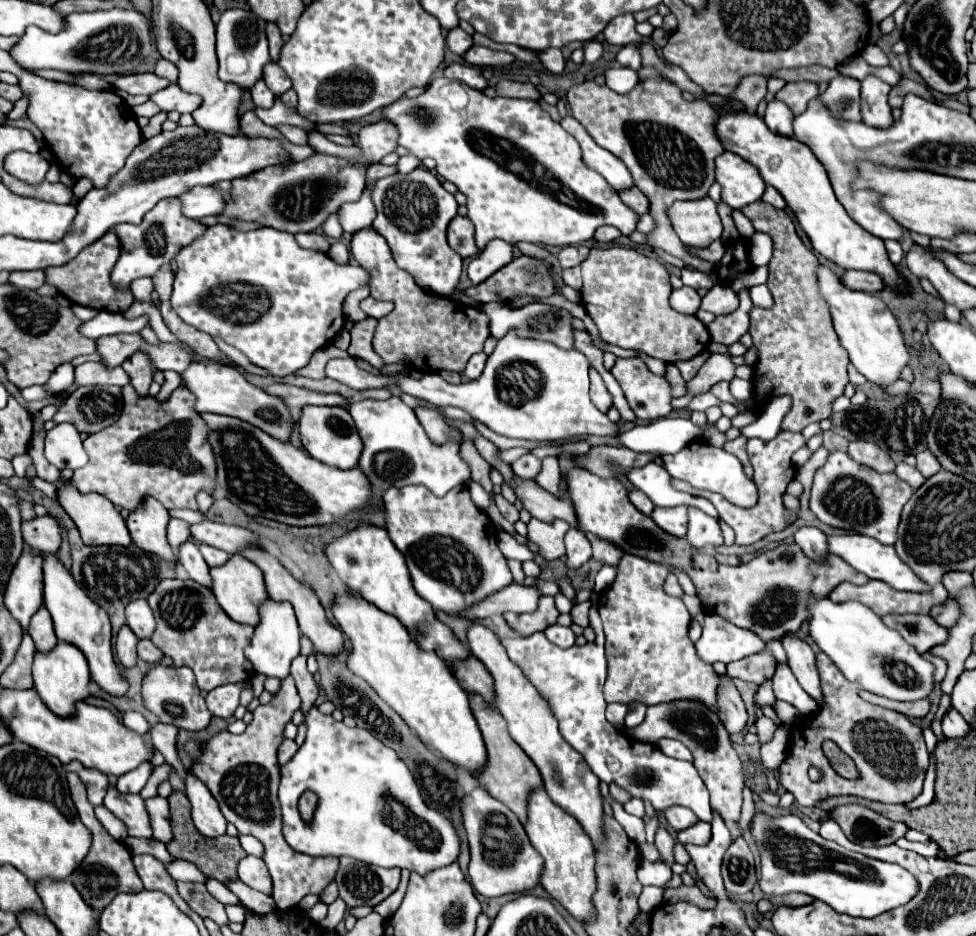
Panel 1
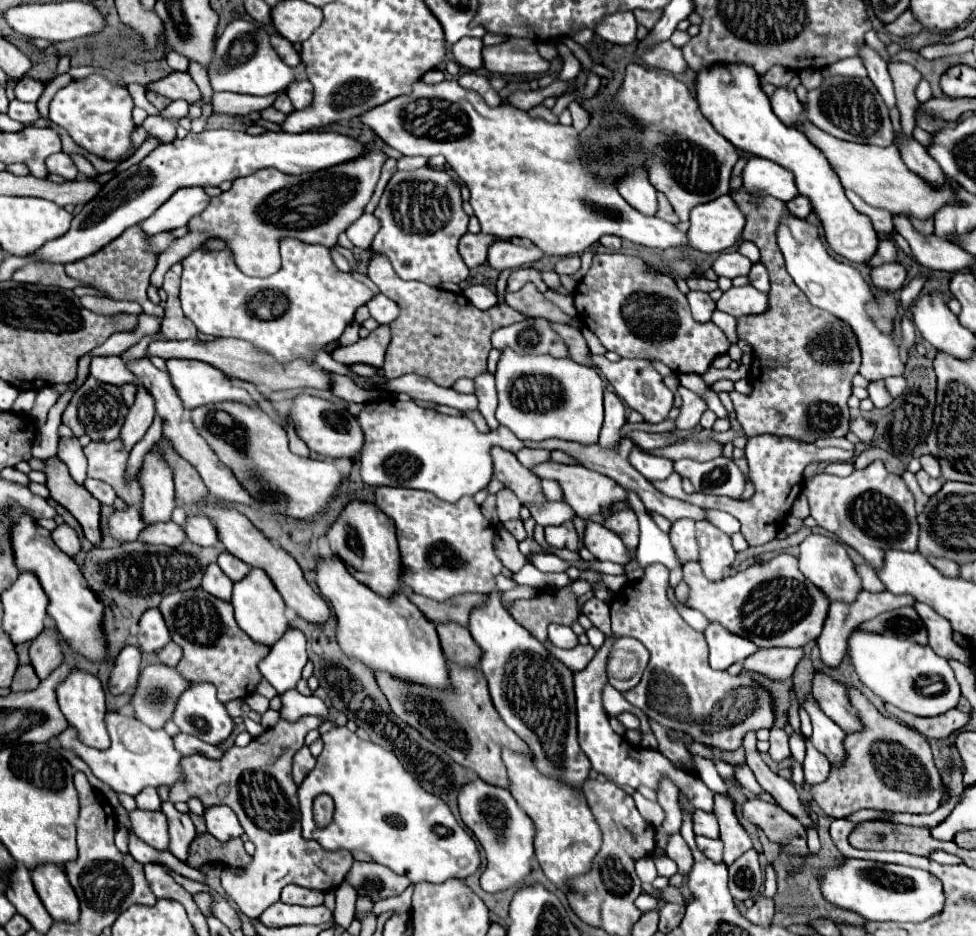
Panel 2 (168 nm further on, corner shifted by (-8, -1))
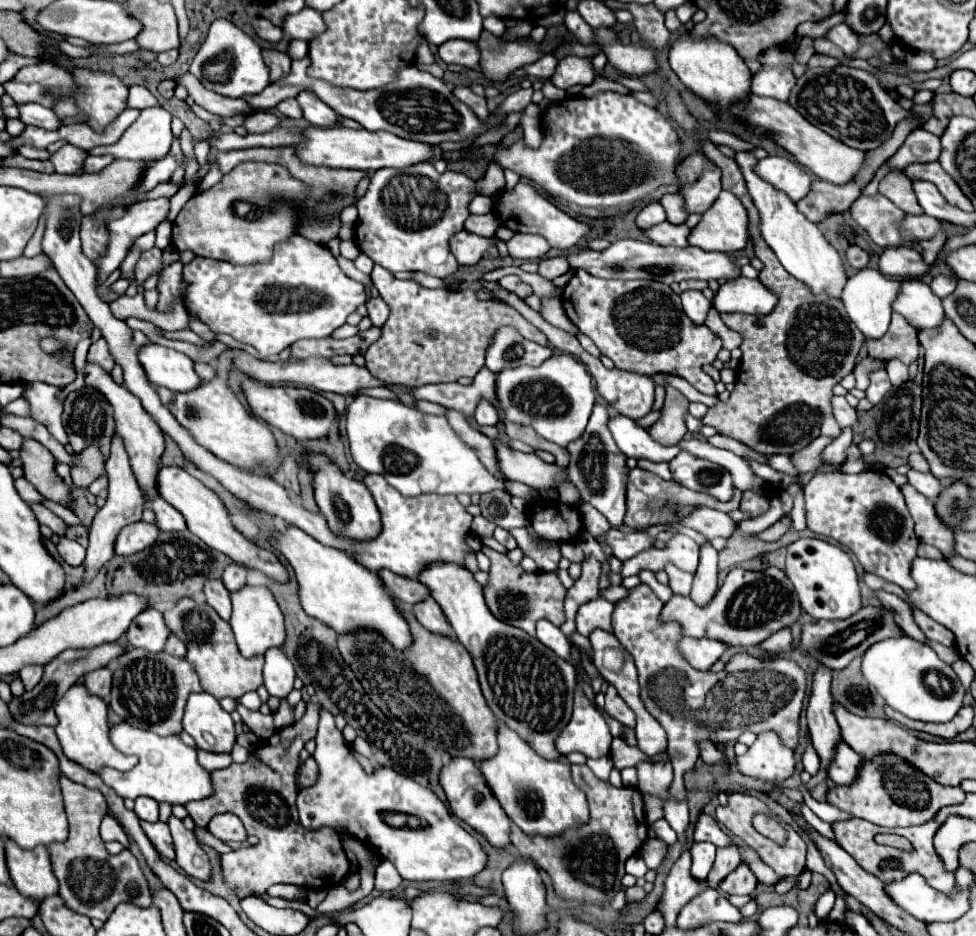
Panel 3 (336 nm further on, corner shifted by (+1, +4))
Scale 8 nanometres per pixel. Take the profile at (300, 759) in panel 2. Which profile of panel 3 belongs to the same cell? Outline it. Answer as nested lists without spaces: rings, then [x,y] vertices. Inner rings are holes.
[[[309,757],[299,765],[299,787],[309,787],[311,783],[315,783],[315,775],[317,775],[317,763],[313,757]]]

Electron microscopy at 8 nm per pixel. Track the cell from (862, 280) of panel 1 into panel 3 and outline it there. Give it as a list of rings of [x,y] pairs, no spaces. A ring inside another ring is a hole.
[[[895,247],[895,249],[885,249],[879,257],[879,271],[887,277],[919,277],[927,273],[927,265],[921,259],[919,249],[911,247]]]

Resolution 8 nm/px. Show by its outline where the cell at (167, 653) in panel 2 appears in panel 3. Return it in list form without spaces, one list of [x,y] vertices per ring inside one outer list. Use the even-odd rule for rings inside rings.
[[[169,635],[163,651],[169,653],[169,655],[173,655],[173,657],[185,657],[185,651],[187,651],[187,649],[183,647],[183,643],[181,643],[175,635]]]

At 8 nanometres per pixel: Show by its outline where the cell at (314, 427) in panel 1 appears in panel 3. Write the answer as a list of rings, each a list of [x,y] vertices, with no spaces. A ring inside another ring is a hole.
[[[249,379],[243,383],[243,391],[255,415],[259,415],[269,425],[281,429],[285,435],[291,435],[295,439],[323,439],[329,435],[329,431],[337,423],[337,411],[333,403],[321,393],[315,393],[311,389],[285,387],[285,385],[263,385],[263,383],[255,383]]]

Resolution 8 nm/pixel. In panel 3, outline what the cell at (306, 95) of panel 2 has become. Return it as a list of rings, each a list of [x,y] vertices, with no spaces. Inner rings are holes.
[[[301,91],[297,95],[297,103],[301,105],[303,117],[317,127],[329,127],[335,123],[337,113],[331,111],[331,107],[327,107],[313,91]]]

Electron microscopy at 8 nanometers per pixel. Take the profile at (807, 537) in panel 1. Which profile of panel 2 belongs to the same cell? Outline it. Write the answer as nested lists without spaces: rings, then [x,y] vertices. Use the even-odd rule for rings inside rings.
[[[810,534],[802,544],[800,544],[800,572],[816,586],[820,588],[820,592],[824,592],[828,602],[840,602],[844,600],[846,604],[852,604],[852,600],[856,600],[858,592],[862,590],[860,584],[860,576],[856,574],[856,568],[846,552],[846,548],[828,538],[828,536],[820,536],[820,534]]]

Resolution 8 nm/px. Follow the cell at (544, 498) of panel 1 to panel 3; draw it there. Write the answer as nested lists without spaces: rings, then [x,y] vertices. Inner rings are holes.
[[[447,411],[447,419],[451,423],[451,427],[455,429],[455,433],[469,445],[475,449],[477,457],[481,459],[481,463],[487,467],[487,471],[491,475],[495,475],[497,479],[505,481],[501,469],[499,469],[499,459],[497,459],[497,451],[495,451],[495,445],[489,437],[485,437],[483,433],[479,433],[475,427],[471,427],[465,417],[459,413],[459,411]]]

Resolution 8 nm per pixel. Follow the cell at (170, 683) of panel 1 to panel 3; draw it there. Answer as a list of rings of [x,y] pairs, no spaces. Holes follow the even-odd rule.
[[[191,693],[185,705],[183,729],[195,739],[199,749],[221,753],[231,751],[235,743],[235,727],[231,715],[213,695]]]

